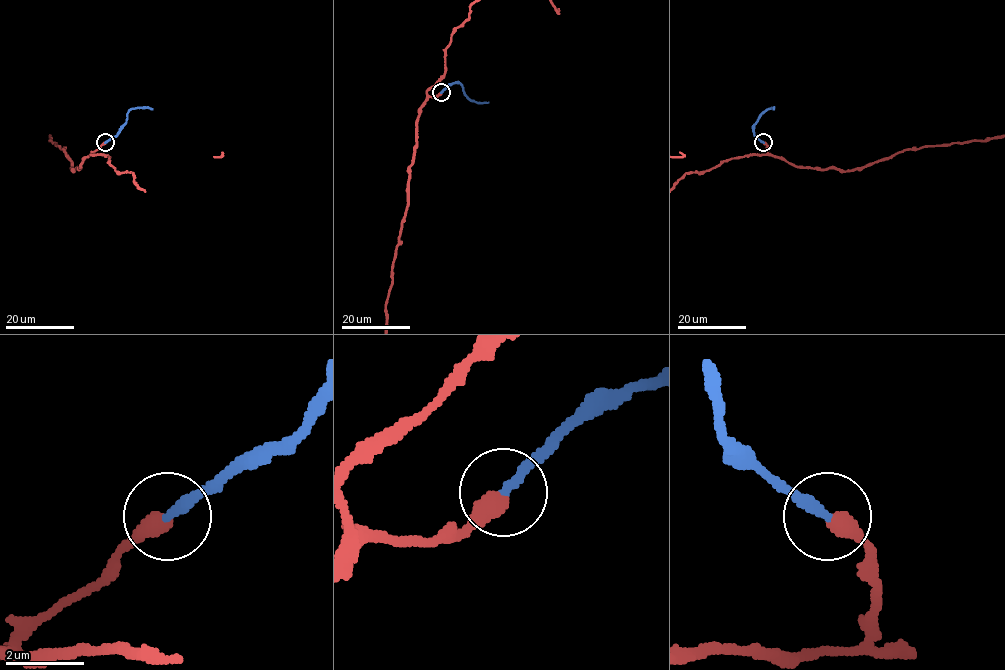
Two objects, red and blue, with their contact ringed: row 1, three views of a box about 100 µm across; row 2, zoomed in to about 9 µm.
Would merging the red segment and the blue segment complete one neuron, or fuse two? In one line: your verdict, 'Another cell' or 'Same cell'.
Same cell

